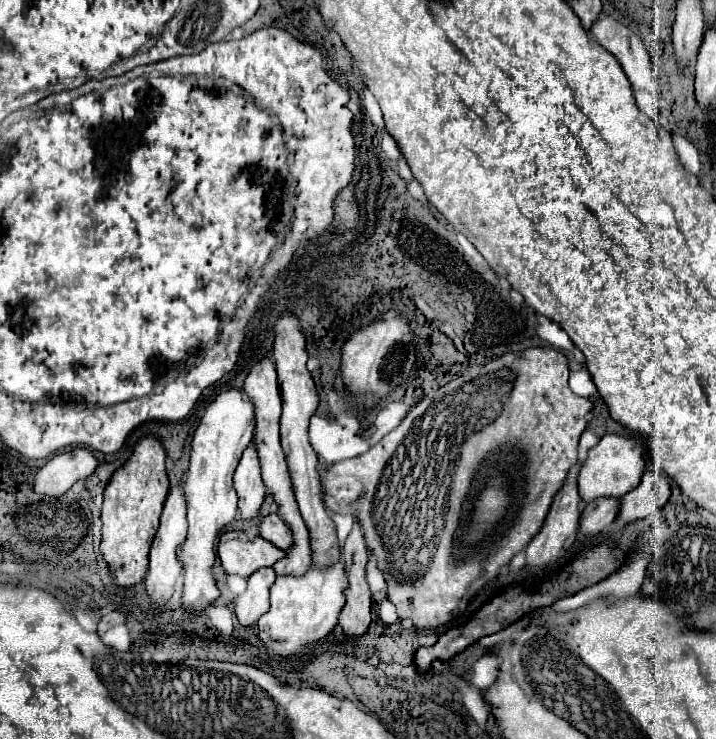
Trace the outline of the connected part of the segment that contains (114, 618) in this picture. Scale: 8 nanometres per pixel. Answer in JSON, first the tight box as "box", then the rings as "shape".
{"box":[97,611,125,637],"shape":[[[117,611],[103,615],[103,617],[101,617],[101,621],[99,621],[99,625],[97,625],[97,635],[99,635],[99,637],[103,637],[103,633],[105,633],[109,627],[121,625],[123,621],[125,621],[125,615],[121,615],[121,613],[117,613]]]}

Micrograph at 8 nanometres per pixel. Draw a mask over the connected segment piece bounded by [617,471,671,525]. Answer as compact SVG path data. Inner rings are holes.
M645 471L639 487L629 491L619 501L619 523L627 525L637 519L643 519L657 509L661 509L671 495L669 477L655 471Z

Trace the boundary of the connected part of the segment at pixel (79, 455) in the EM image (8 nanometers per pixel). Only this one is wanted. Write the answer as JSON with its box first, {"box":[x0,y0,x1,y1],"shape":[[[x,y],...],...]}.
{"box":[33,447,97,497],"shape":[[[75,447],[71,451],[59,453],[49,459],[35,473],[33,489],[41,495],[59,497],[71,489],[71,485],[79,479],[87,479],[97,467],[97,459],[85,447]]]}

